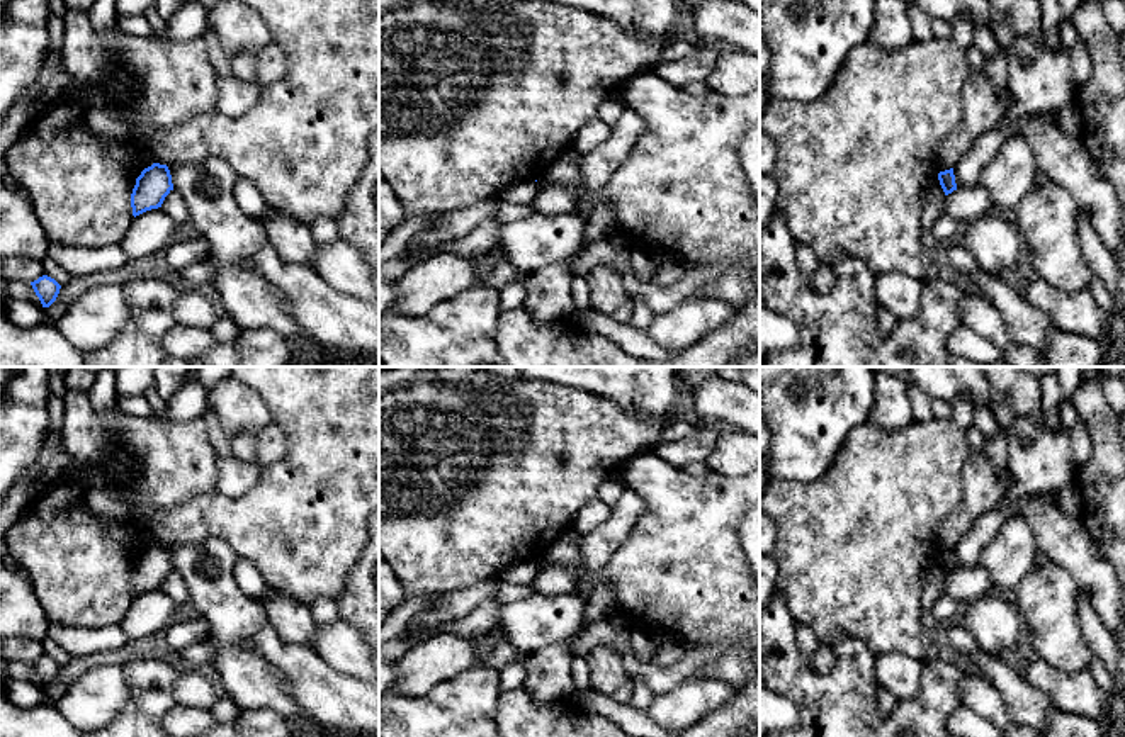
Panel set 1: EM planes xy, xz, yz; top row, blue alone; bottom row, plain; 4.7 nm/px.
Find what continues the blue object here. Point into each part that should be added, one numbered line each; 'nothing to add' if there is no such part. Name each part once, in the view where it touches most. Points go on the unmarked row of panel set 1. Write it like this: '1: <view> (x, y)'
nothing to add

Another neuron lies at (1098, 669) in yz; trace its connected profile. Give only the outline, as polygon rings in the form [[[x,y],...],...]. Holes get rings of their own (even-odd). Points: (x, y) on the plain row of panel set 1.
[[[1093,655],[1091,664],[1088,667],[1096,681],[1096,684],[1115,700],[1115,681],[1103,661],[1098,655]]]

